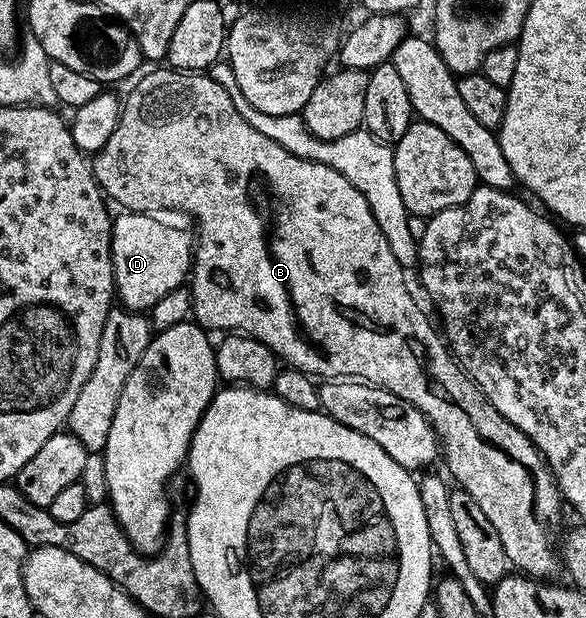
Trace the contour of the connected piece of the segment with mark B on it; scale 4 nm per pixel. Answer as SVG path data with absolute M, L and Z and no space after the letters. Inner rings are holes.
M161 66L158 71L147 72L148 70L146 70L136 80L138 83L134 85L129 100L127 98L124 100L121 108L121 120L117 122L115 133L111 133L111 141L107 141L107 145L103 145L103 149L92 156L91 166L93 176L97 178L97 184L101 186L102 192L114 204L117 202L121 209L126 212L161 213L157 211L163 210L164 207L174 207L177 211L186 211L187 214L193 215L194 221L197 222L197 231L195 230L193 266L191 268L191 284L193 283L193 287L191 286L192 318L210 332L244 333L252 339L258 339L260 343L267 345L275 352L278 360L284 361L290 367L298 367L300 371L305 371L314 377L324 377L329 381L342 377L356 377L358 380L372 383L374 387L387 389L391 393L395 393L395 397L415 405L415 409L419 409L425 414L425 420L436 431L439 447L443 452L443 463L445 459L450 473L457 478L456 486L460 490L471 493L473 500L483 508L484 515L491 520L491 525L495 525L495 530L499 532L499 541L503 541L503 549L507 553L510 564L518 572L538 581L552 576L549 574L556 567L559 567L559 559L555 554L555 539L554 543L552 539L552 527L553 522L561 515L561 507L563 508L561 490L557 487L553 471L546 465L544 457L541 456L541 450L522 431L515 429L515 425L511 425L511 421L507 421L507 417L503 417L503 413L499 413L499 409L495 409L495 405L491 405L491 401L487 401L484 393L461 370L461 366L453 358L444 338L439 334L438 328L434 324L434 328L429 324L428 317L421 312L420 305L413 300L413 295L409 292L408 285L405 284L407 271L400 267L394 254L391 253L387 239L383 237L383 232L379 229L378 222L375 221L375 213L372 212L371 205L368 204L363 193L354 185L351 185L342 173L336 172L335 169L329 168L327 165L292 155L283 146L277 145L271 138L265 137L263 133L253 129L239 115L235 105L232 104L231 97L227 95L227 90L223 89L222 85L216 84L207 73L175 71L168 66ZM273 315L291 315L293 323L297 327L295 329L297 333L301 331L299 327L307 325L309 333L315 335L315 349L309 349L309 353L307 353L307 349L289 349L289 343L271 339L271 337L275 337L275 333L271 329L267 329L267 319L271 319ZM311 351L319 353L321 357L313 357Z

